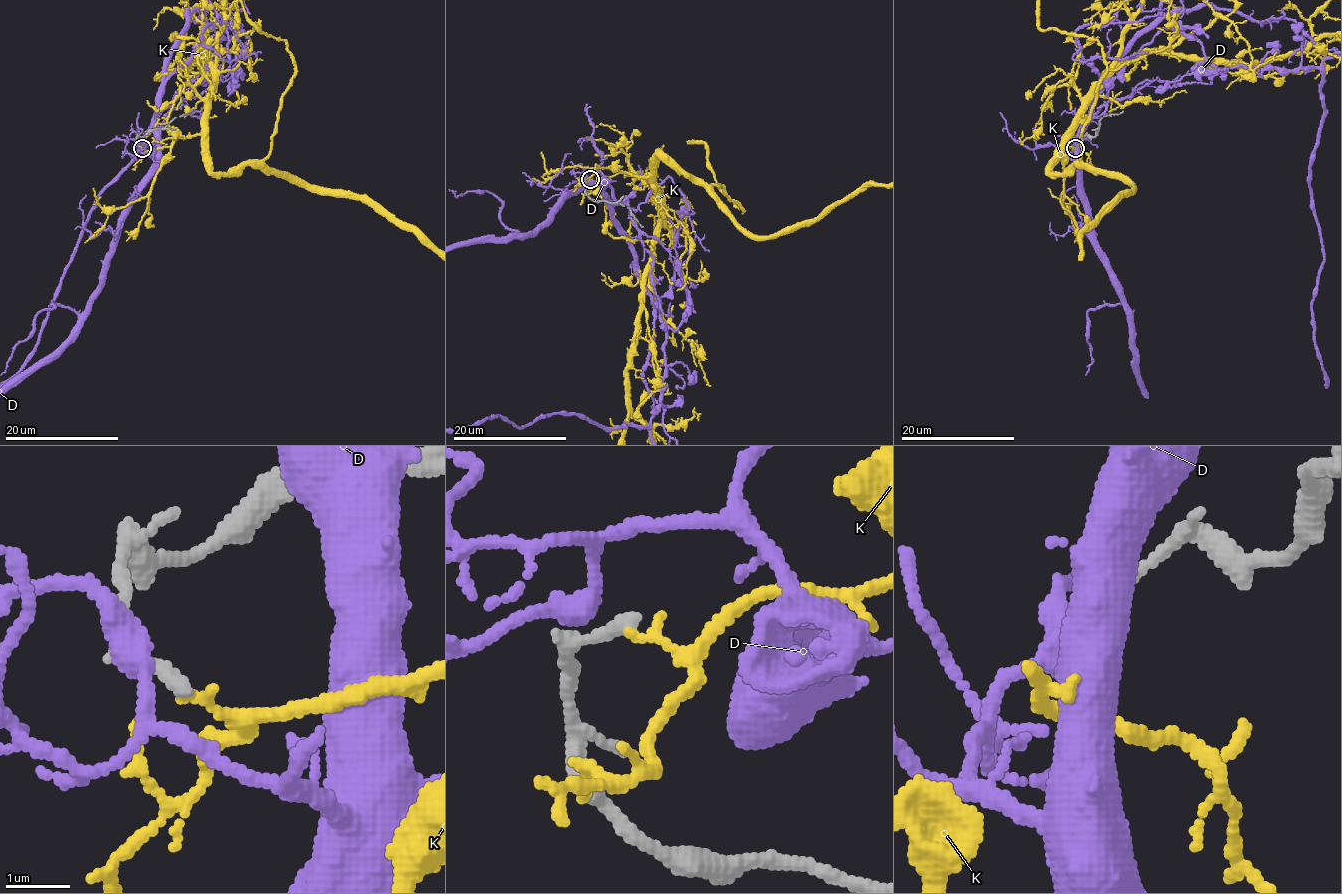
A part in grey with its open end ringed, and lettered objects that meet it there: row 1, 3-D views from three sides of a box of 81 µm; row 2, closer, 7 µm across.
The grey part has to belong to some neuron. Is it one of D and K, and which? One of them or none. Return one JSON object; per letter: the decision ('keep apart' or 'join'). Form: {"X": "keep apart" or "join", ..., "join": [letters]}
{"D": "keep apart", "K": "keep apart", "join": []}

